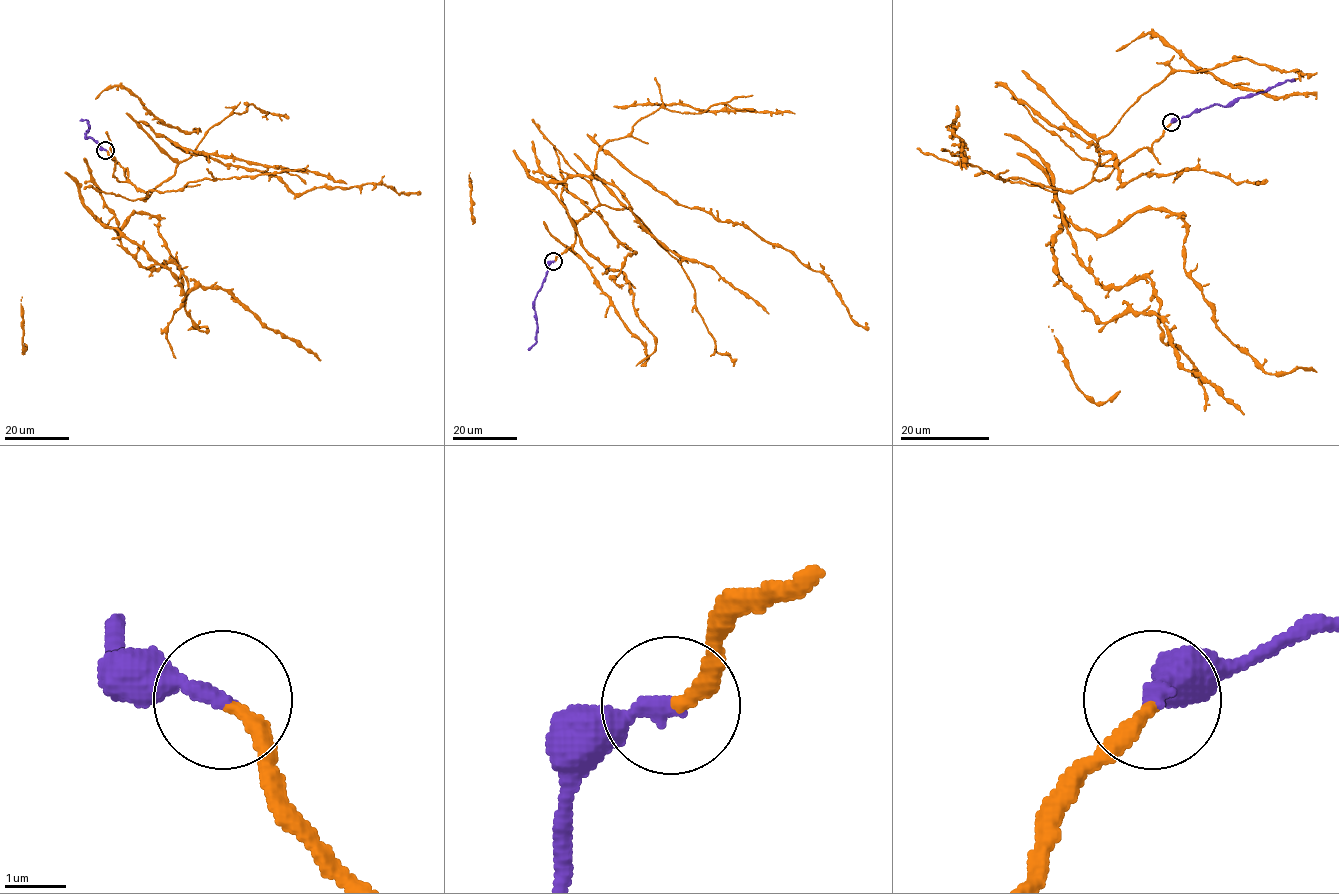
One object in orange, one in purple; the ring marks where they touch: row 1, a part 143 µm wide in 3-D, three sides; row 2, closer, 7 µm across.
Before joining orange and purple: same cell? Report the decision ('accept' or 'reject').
accept

